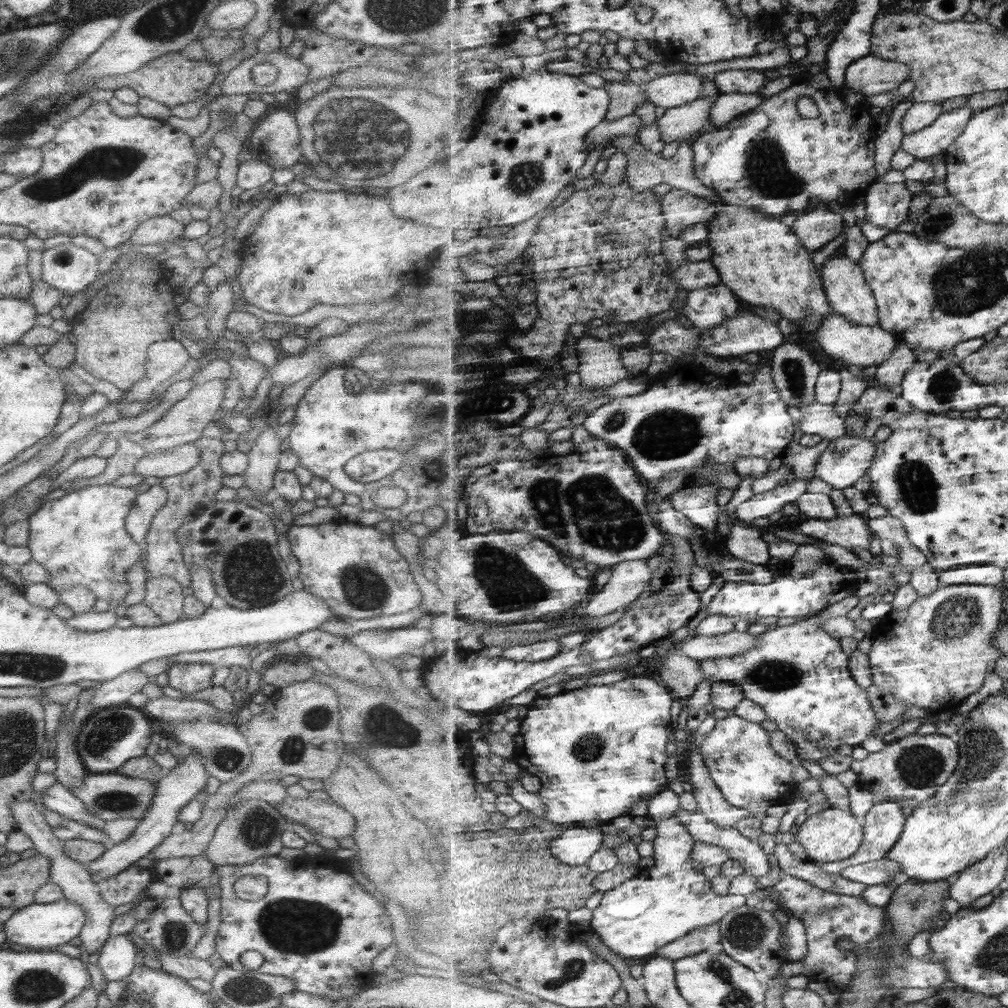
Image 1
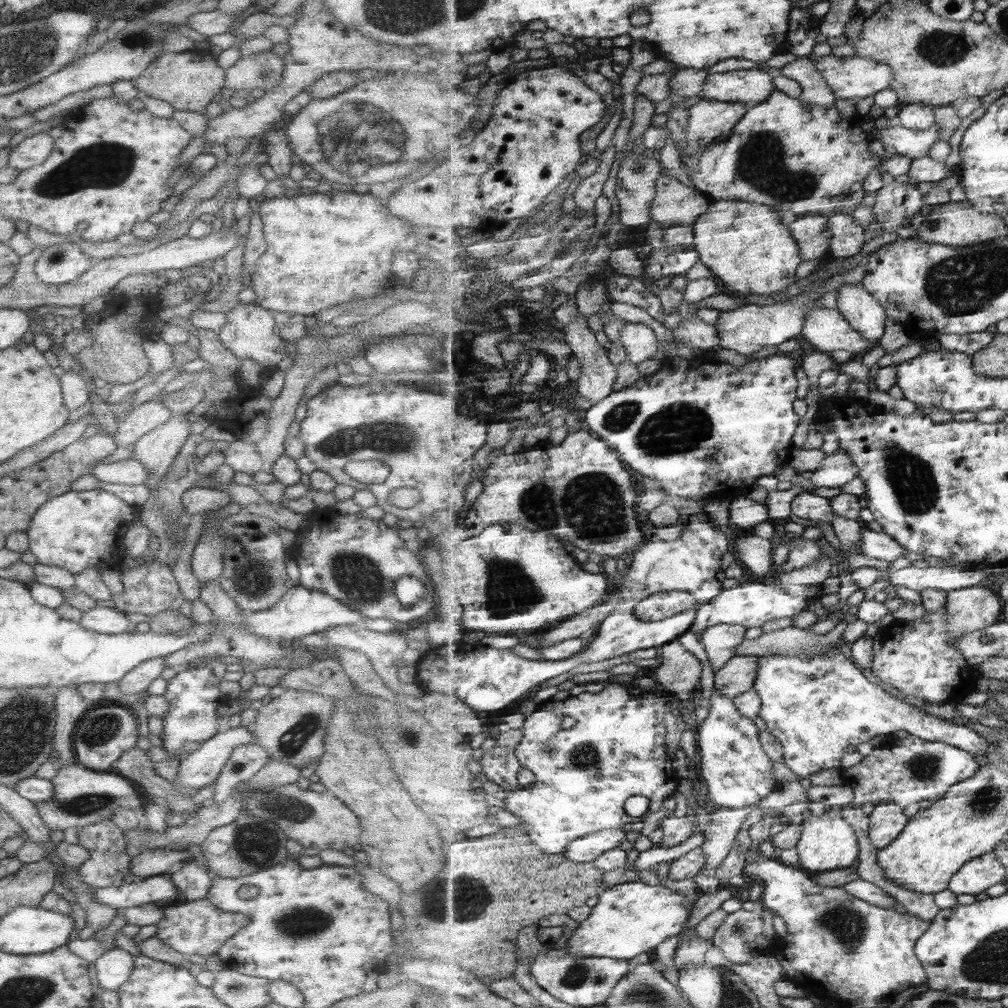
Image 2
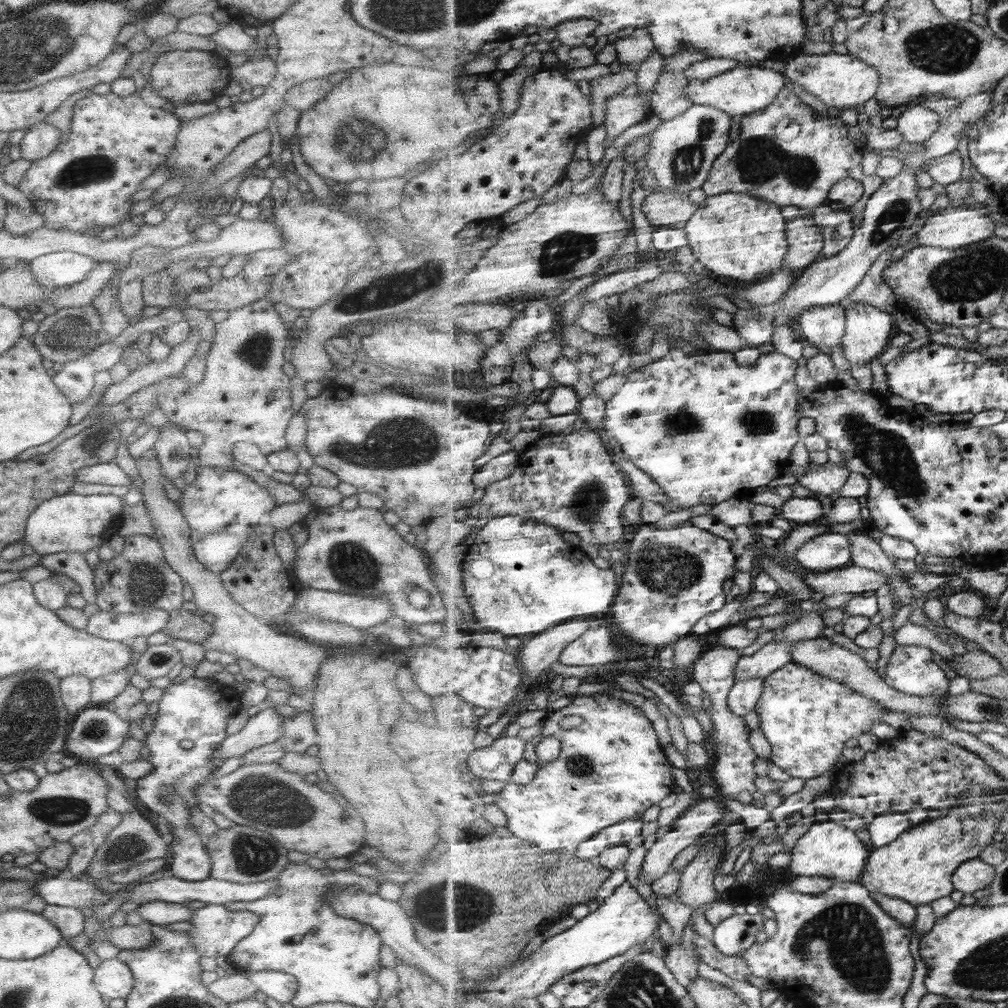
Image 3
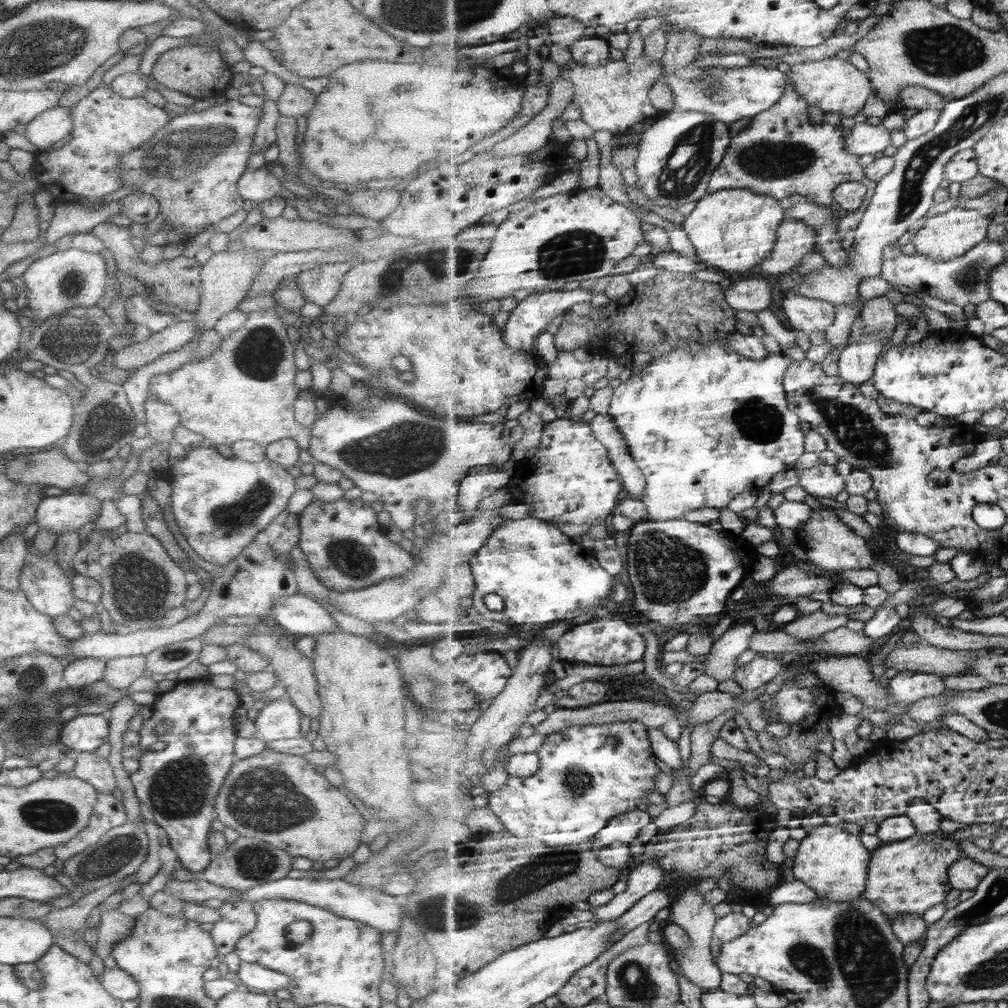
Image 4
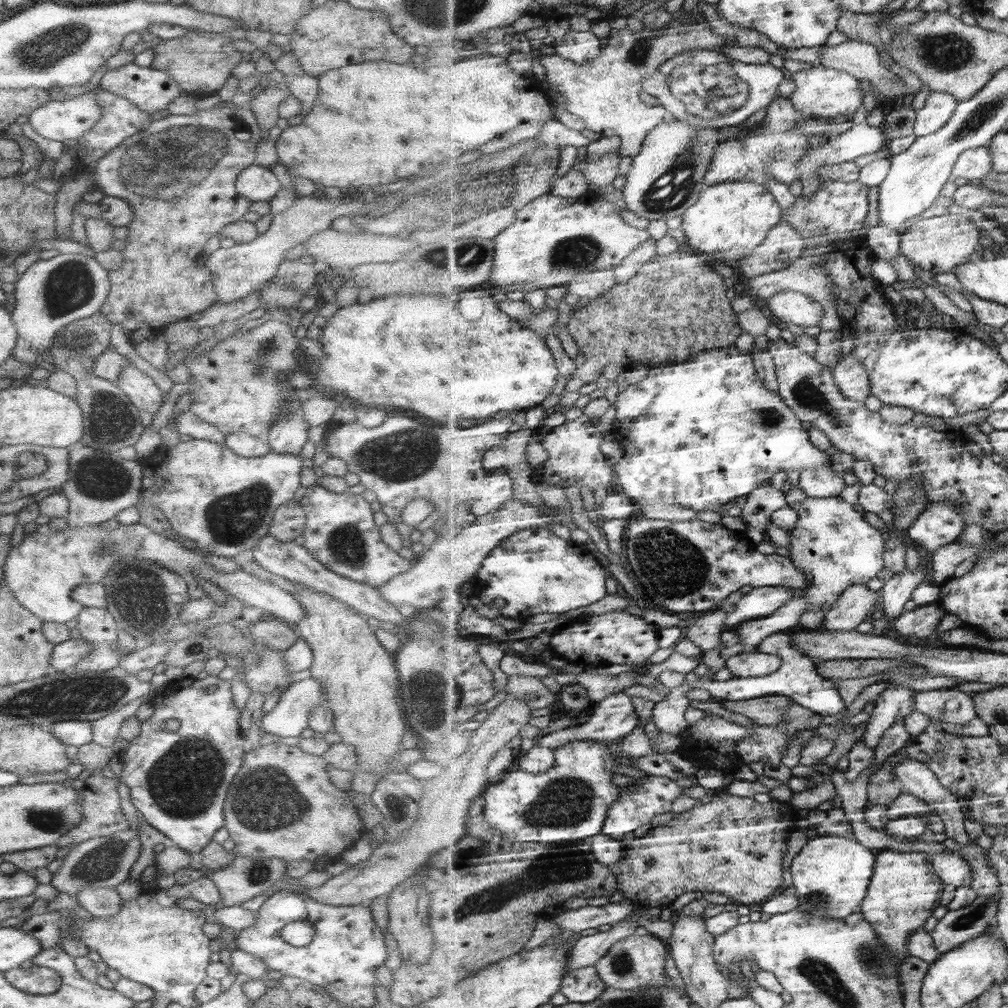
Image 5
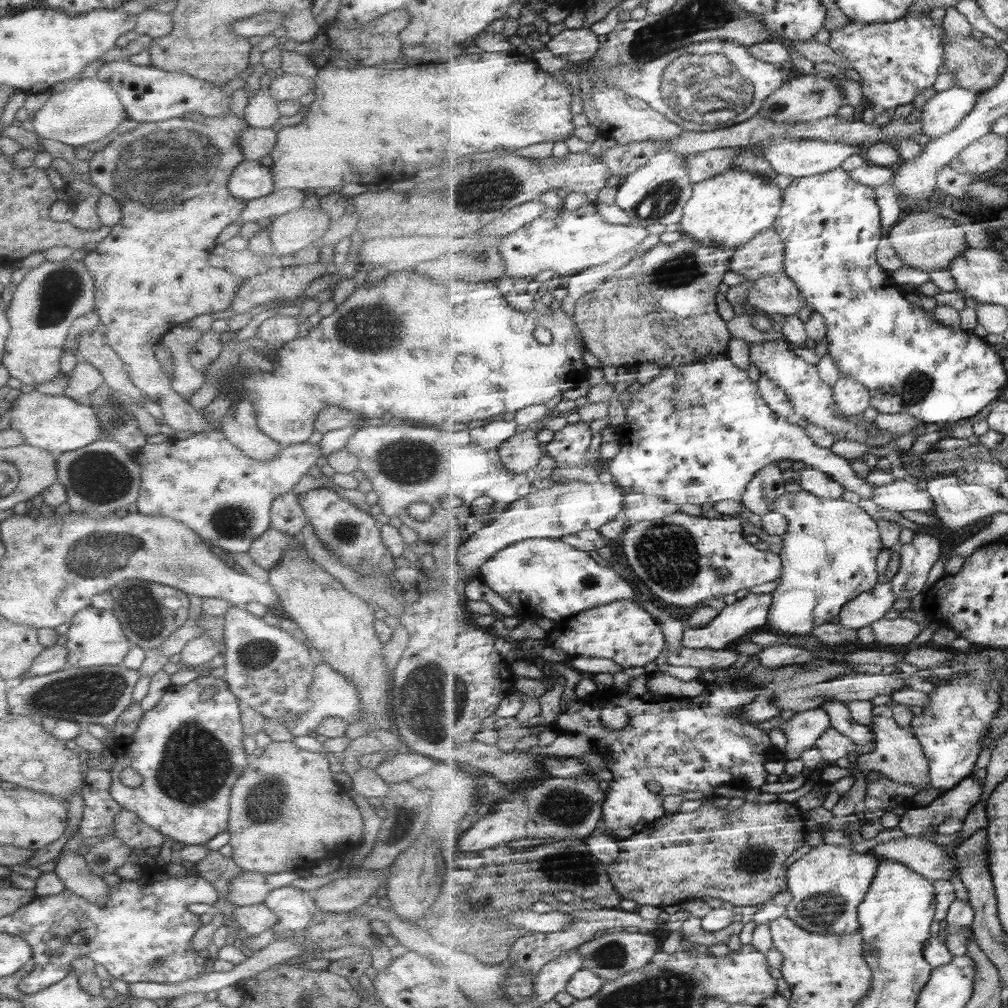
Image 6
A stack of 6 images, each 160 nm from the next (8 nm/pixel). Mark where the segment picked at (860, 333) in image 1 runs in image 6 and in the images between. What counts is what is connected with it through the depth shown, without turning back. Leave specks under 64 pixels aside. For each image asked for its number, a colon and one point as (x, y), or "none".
2: (827, 329)
3: (826, 325)
4: (809, 315)
5: (789, 307)
6: (778, 294)

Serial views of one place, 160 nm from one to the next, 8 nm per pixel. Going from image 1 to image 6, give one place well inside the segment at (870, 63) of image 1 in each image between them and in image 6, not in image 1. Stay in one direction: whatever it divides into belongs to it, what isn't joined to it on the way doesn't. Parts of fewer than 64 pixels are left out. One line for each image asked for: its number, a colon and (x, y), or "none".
2: (853, 77)
3: (841, 80)
4: (834, 85)
5: (821, 92)
6: (808, 98)

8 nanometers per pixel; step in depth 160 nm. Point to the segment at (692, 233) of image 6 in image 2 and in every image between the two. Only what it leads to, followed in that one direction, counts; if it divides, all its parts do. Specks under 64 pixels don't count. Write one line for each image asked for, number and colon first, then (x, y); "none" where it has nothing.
2: (750, 251)
3: (736, 236)
4: (734, 230)
5: (738, 216)

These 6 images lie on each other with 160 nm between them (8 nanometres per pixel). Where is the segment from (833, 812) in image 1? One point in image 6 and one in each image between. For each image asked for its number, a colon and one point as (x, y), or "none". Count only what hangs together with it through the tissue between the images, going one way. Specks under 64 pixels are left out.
2: (828, 842)
3: (829, 849)
4: (834, 862)
5: (832, 874)
6: (829, 883)

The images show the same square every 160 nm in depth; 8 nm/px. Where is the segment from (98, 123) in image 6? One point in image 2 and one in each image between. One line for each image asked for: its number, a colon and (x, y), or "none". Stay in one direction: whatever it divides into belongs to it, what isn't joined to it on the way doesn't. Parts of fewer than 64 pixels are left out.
2: (32, 151)
3: (40, 140)
4: (49, 127)
5: (68, 119)

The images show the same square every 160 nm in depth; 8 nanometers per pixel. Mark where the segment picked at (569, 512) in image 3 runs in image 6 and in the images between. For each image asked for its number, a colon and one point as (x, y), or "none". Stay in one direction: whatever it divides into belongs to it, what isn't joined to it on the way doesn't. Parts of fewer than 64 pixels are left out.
4: (571, 479)
5: (576, 459)
6: (569, 446)

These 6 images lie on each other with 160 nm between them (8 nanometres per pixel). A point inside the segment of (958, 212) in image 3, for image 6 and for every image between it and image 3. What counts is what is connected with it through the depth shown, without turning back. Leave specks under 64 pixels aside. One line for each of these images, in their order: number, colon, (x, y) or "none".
4: (950, 235)
5: (940, 244)
6: (928, 242)

